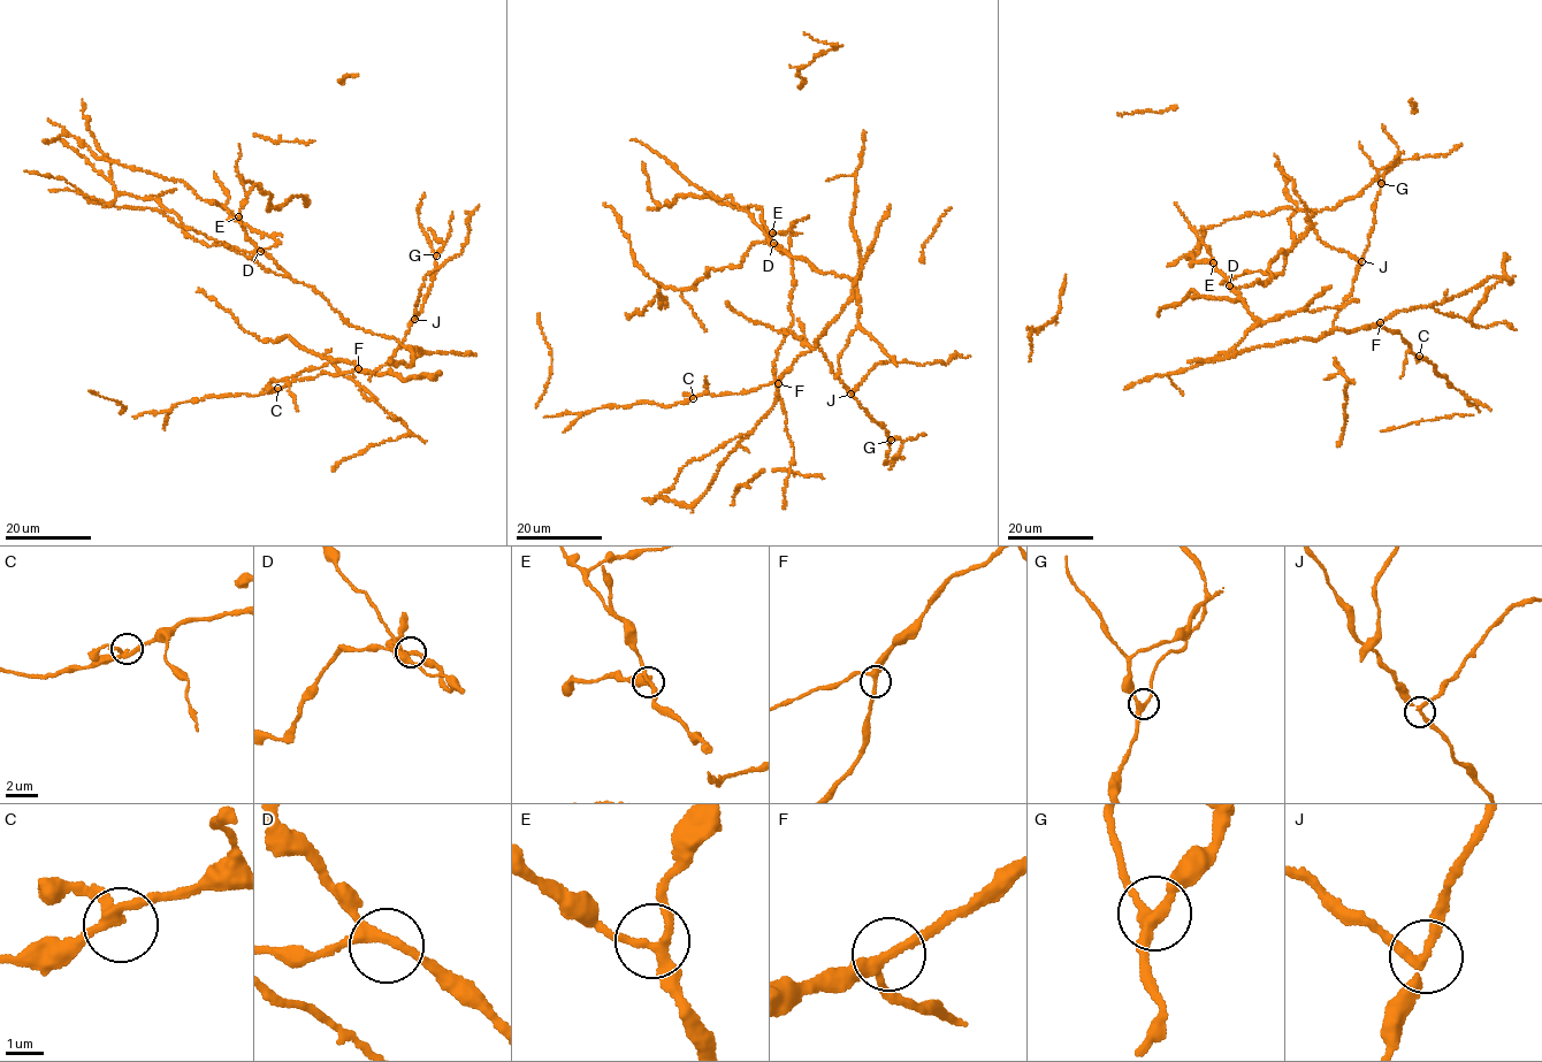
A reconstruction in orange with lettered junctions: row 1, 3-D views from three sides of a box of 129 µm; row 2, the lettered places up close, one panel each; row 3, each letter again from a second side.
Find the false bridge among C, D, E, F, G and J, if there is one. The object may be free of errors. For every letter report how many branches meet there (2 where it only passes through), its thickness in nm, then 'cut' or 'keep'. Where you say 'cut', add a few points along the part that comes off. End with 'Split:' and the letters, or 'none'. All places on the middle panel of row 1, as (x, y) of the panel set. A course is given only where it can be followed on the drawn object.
C: 3 | 240 nm | keep
D: 3 | 240 nm | keep
E: 3 | 240 nm | keep
F: 3 | 240 nm | keep
G: 3 | 280 nm | keep
J: 3 | 220 nm | cut | (850, 394), (869, 369), (882, 363), (944, 364), (953, 356), (970, 356)
Split: J

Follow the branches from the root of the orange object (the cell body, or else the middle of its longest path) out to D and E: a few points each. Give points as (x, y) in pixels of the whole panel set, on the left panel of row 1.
D: (389, 337), (352, 327), (320, 293), (296, 282), (260, 251)
E: (389, 337), (352, 327), (320, 293), (296, 282), (252, 242), (238, 216)

